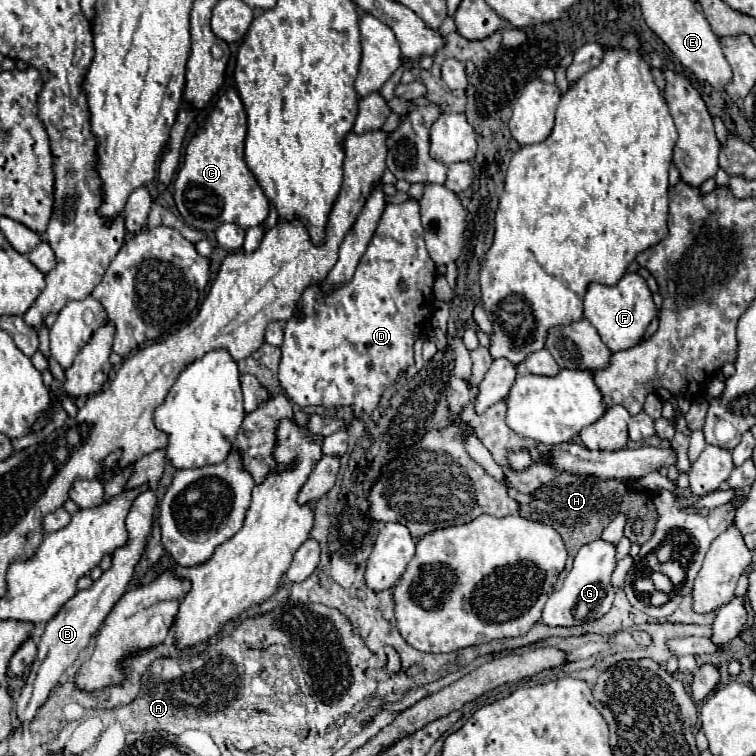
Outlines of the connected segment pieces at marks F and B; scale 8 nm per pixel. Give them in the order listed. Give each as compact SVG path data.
M628 272L616 286L588 286L588 292L584 296L584 318L596 328L602 342L612 352L620 352L636 346L644 338L648 324L652 322L652 318L656 318L656 306L646 280L640 274Z
M154 488L150 492L144 492L142 496L138 496L138 500L134 500L134 508L130 510L130 516L126 518L126 528L130 532L130 544L126 544L126 548L118 548L118 552L114 552L112 568L108 572L104 572L102 578L92 584L92 588L76 592L60 608L60 612L48 620L46 630L42 634L42 640L38 644L38 662L32 664L30 674L26 676L26 684L22 688L22 694L16 700L16 716L22 724L30 724L34 720L38 708L46 704L50 692L60 684L60 680L64 678L68 668L74 664L78 654L88 646L88 640L98 632L98 628L102 626L102 622L110 614L112 606L126 592L126 586L134 574L134 566L144 552L146 536L148 536L150 526L152 526L154 506L156 506Z

